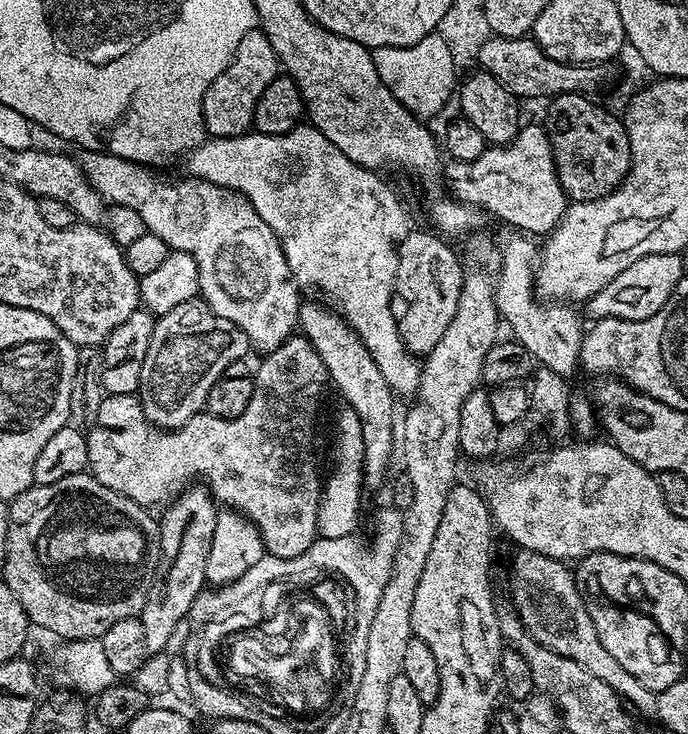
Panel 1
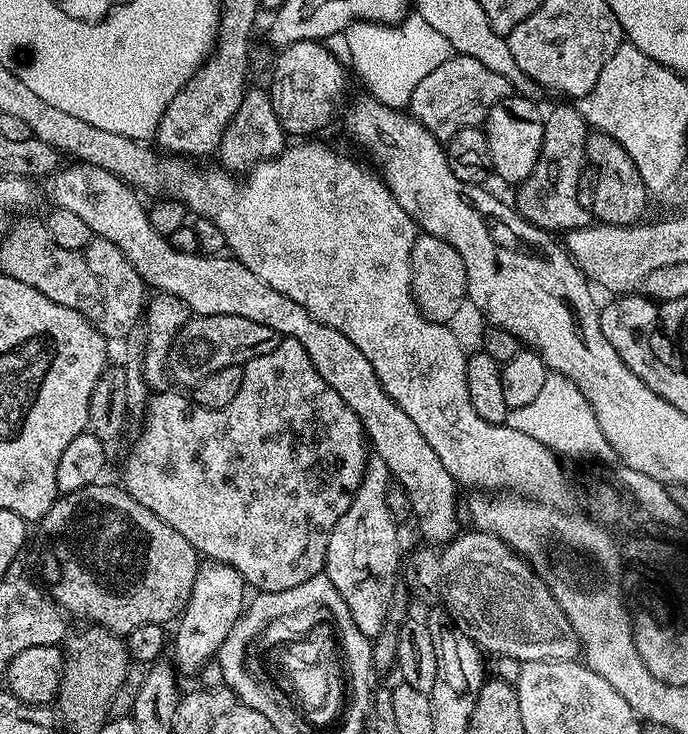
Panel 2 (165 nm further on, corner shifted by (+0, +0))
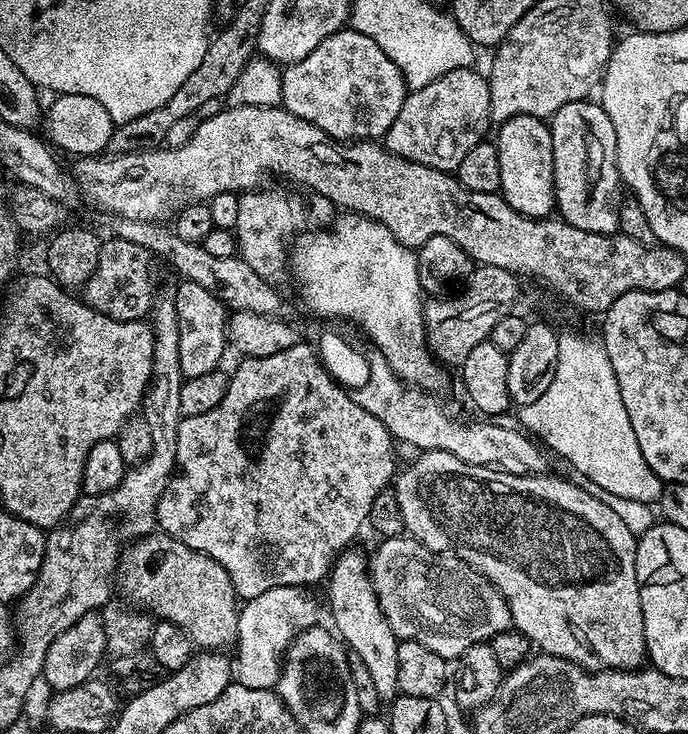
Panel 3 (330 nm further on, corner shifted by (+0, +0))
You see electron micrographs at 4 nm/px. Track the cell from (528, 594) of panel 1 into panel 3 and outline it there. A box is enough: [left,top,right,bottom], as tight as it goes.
[370,534,513,662]

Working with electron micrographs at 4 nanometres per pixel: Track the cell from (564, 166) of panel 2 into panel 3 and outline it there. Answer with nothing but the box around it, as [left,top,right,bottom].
[550,99,622,236]

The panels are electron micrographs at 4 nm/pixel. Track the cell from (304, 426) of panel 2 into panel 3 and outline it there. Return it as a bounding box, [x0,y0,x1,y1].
[156,342,398,601]

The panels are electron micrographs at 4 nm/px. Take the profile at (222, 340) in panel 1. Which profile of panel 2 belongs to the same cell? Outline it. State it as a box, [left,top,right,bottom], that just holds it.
[171,315,281,390]

